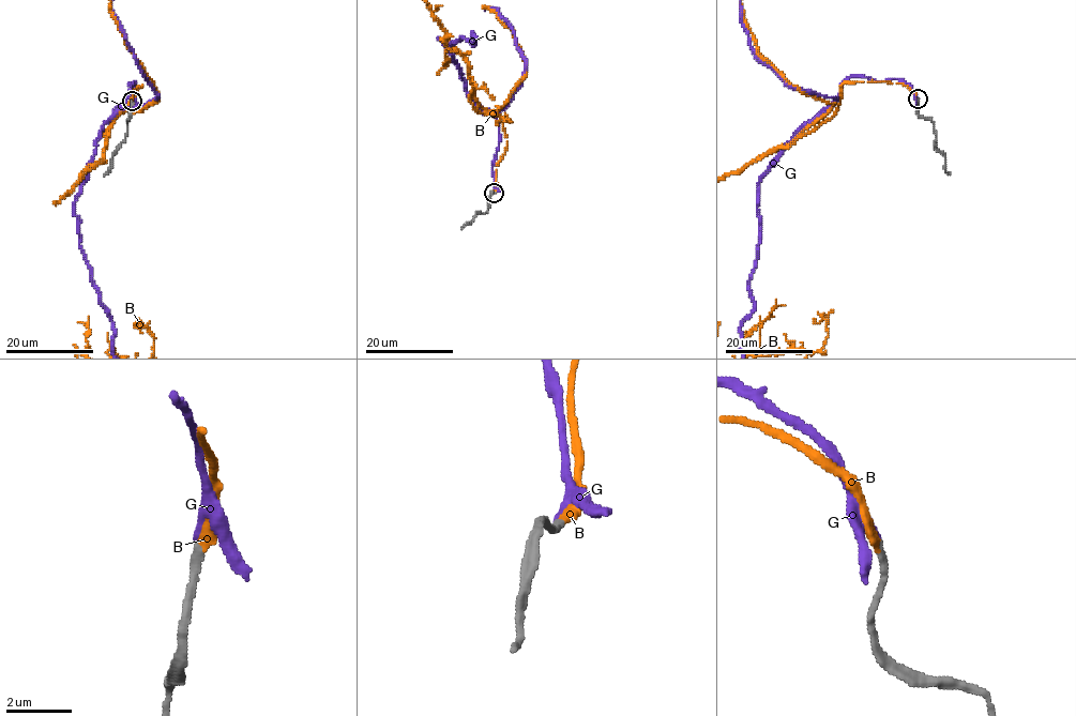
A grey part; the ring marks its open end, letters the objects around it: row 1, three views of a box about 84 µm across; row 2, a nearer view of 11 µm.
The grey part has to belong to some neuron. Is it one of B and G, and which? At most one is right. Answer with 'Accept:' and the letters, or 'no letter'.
Accept: B

